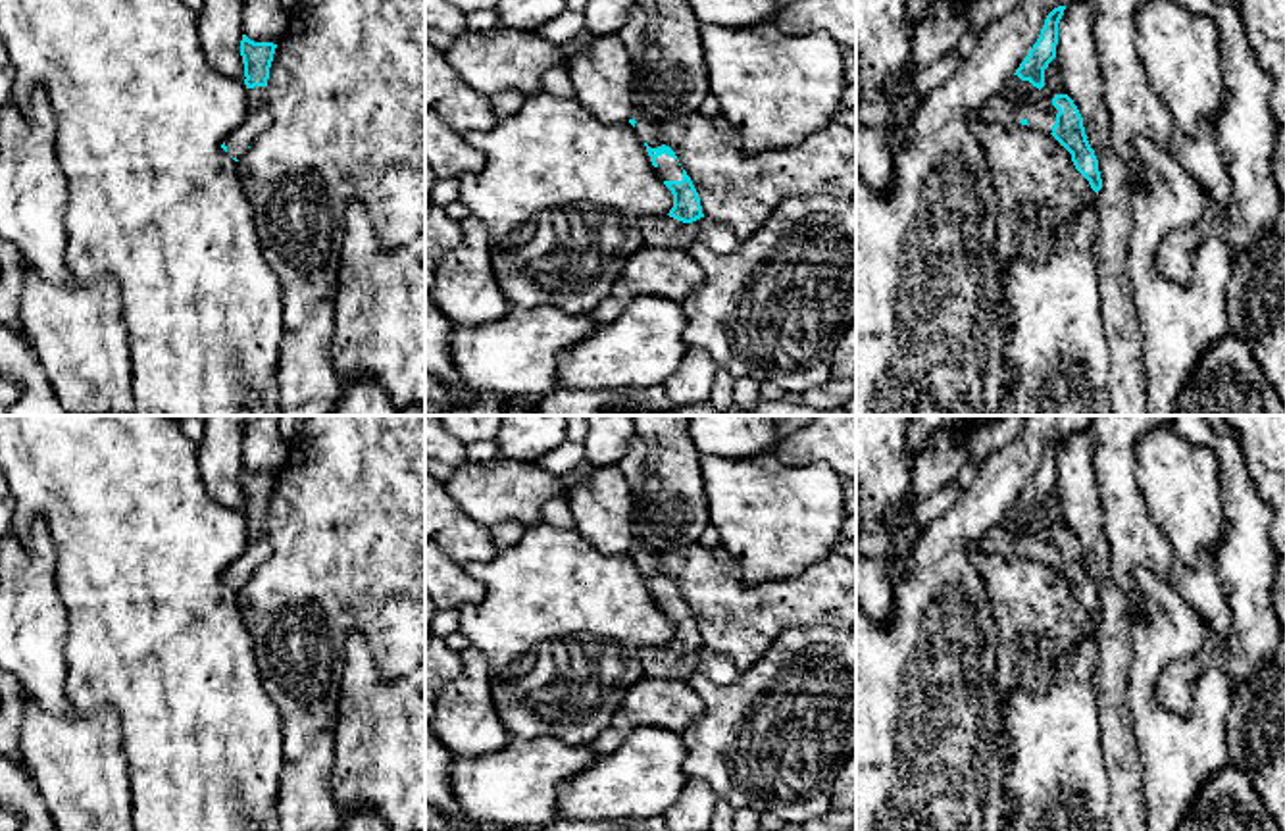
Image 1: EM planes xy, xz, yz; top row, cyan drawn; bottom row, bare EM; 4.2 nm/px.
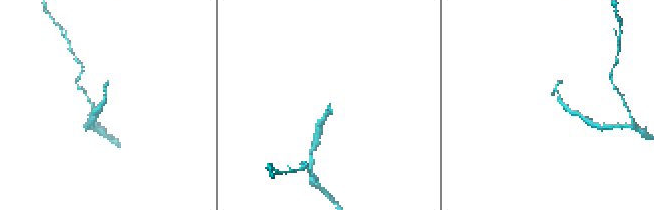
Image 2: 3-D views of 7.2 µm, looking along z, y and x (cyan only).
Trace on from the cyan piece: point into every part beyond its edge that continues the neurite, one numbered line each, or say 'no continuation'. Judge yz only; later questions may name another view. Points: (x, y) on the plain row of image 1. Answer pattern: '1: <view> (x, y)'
1: yz (1018, 531)

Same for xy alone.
1: xy (258, 547)

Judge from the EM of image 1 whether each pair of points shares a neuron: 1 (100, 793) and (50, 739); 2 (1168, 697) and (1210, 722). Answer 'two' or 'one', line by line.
1: one
2: two

